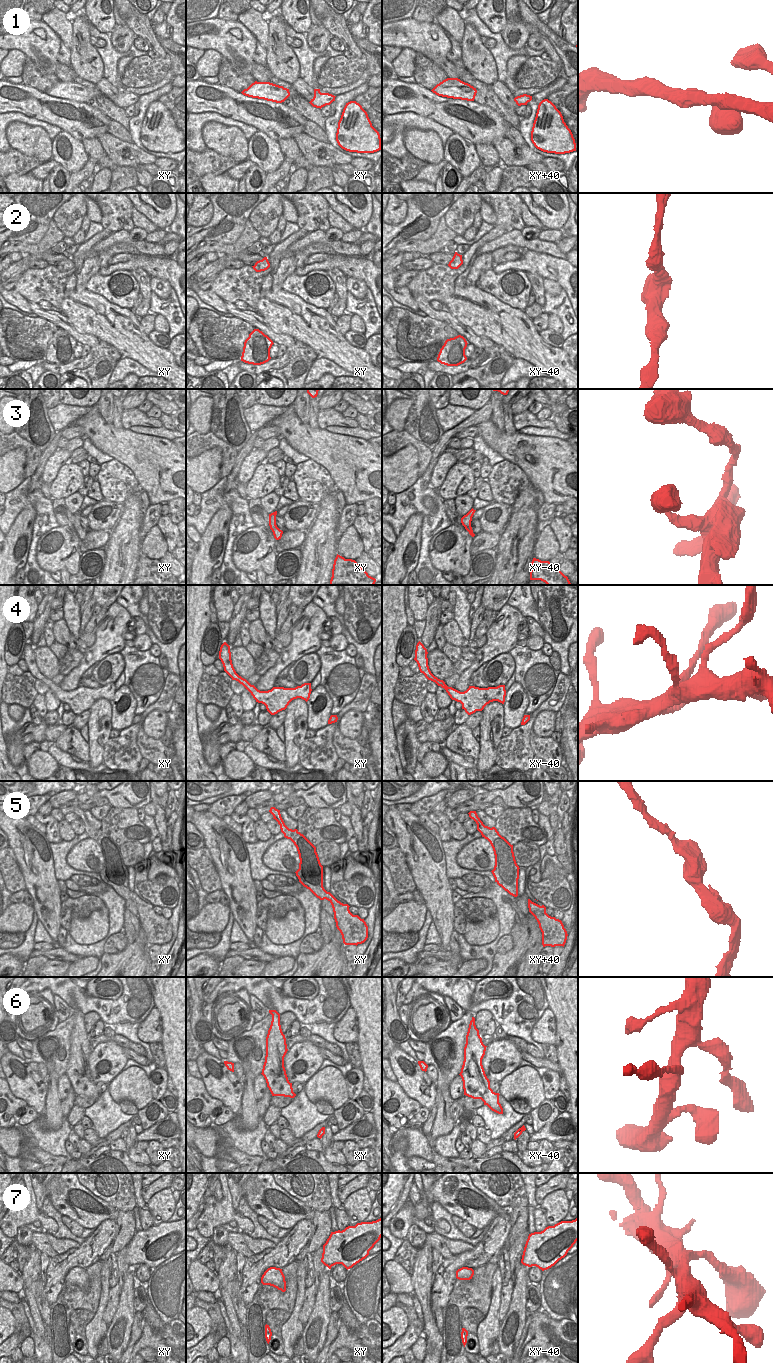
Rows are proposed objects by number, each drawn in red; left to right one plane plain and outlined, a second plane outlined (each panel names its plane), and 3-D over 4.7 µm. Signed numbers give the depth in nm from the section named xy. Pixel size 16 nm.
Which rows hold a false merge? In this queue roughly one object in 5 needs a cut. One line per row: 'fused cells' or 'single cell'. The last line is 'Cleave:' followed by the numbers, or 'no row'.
1: single cell
2: single cell
3: single cell
4: single cell
5: single cell
6: single cell
7: single cell
Cleave: no row

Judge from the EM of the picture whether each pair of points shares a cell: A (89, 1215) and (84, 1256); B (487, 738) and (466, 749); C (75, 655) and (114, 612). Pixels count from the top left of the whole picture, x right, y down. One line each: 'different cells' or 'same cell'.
A: different cells
B: different cells
C: different cells

